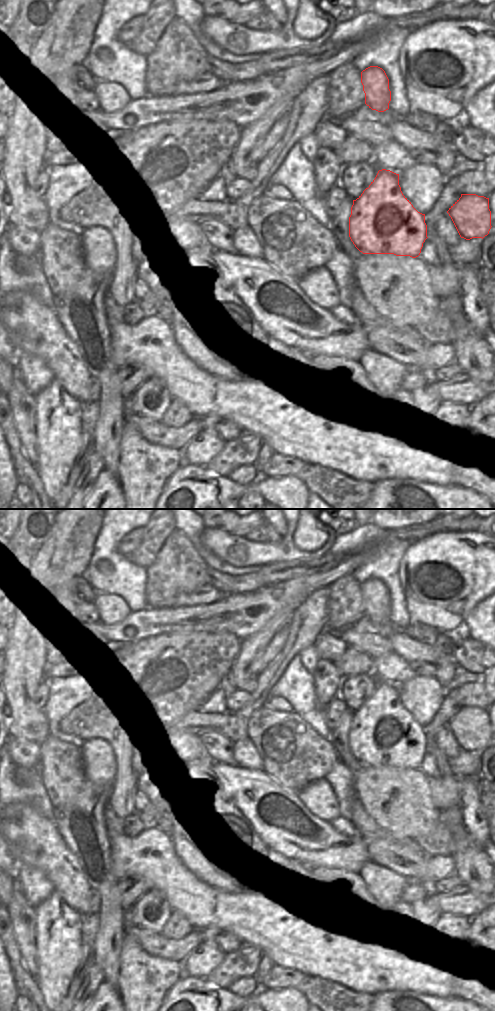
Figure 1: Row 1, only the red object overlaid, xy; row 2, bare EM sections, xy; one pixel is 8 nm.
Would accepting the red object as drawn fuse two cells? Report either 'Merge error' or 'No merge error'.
No merge error

